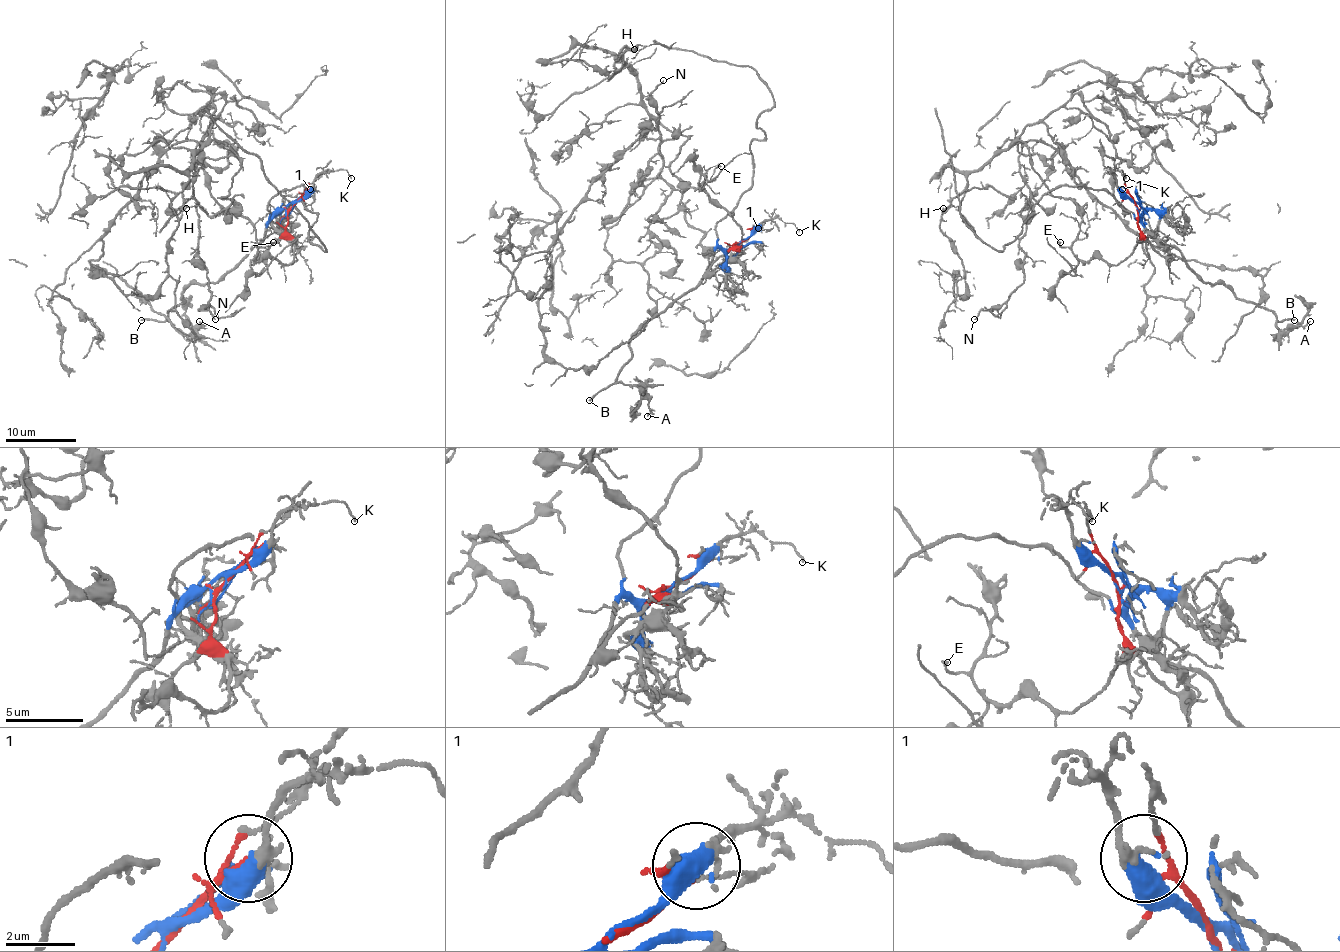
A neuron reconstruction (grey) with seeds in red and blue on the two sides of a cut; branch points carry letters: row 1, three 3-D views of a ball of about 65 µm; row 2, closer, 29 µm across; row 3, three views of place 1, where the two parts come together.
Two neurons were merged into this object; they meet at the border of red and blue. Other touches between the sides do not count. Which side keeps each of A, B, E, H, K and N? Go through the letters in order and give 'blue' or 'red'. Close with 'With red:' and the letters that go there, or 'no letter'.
A: blue
B: blue
E: red
H: red
K: blue
N: red
With red: E, H, N

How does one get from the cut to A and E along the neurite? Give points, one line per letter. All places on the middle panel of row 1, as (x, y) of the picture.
A: (739, 243), (718, 248), (705, 276), (629, 344), (631, 360), (617, 383), (638, 388), (649, 402), (647, 416)
E: (739, 243), (734, 245), (737, 246), (741, 243), (741, 227), (703, 186), (707, 170), (716, 165), (721, 167)

